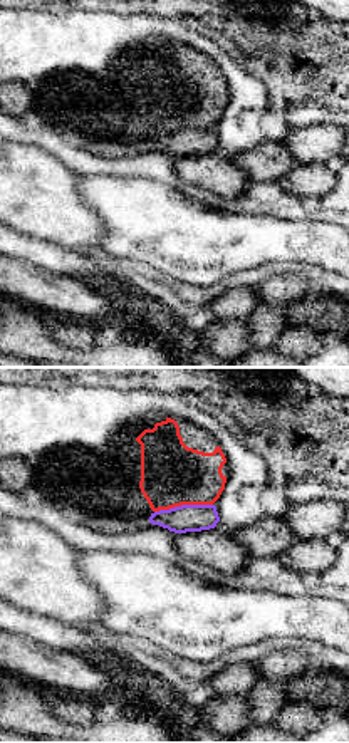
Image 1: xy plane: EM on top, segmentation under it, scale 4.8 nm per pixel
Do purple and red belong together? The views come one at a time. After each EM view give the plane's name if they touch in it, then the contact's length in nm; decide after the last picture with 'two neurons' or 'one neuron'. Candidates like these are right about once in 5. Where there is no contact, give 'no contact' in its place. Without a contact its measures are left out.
xy | 280 nm

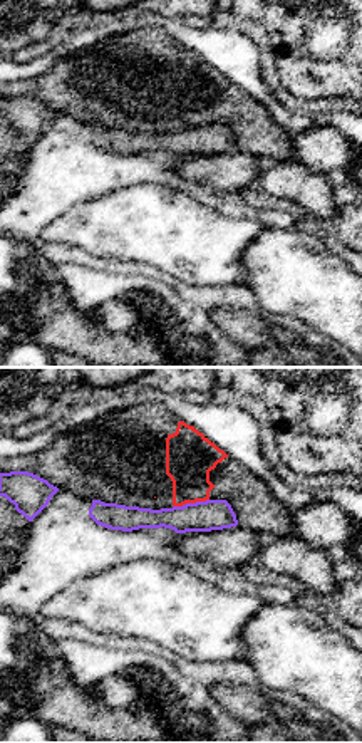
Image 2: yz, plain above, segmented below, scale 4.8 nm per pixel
yz | 180 nm

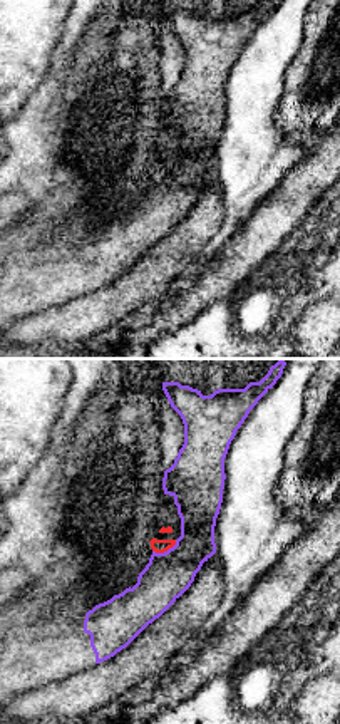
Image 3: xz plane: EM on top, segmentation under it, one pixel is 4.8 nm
xz | 130 nm

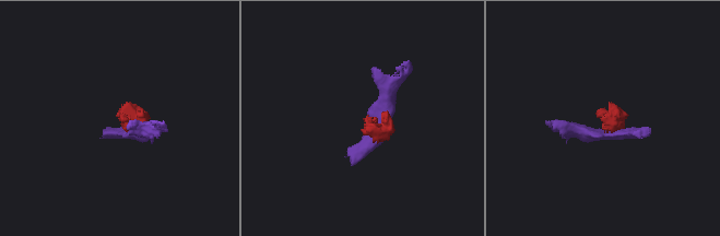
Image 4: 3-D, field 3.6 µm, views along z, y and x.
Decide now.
two neurons

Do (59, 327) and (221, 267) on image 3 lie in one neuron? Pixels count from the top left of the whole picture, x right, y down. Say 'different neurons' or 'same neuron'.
different neurons

